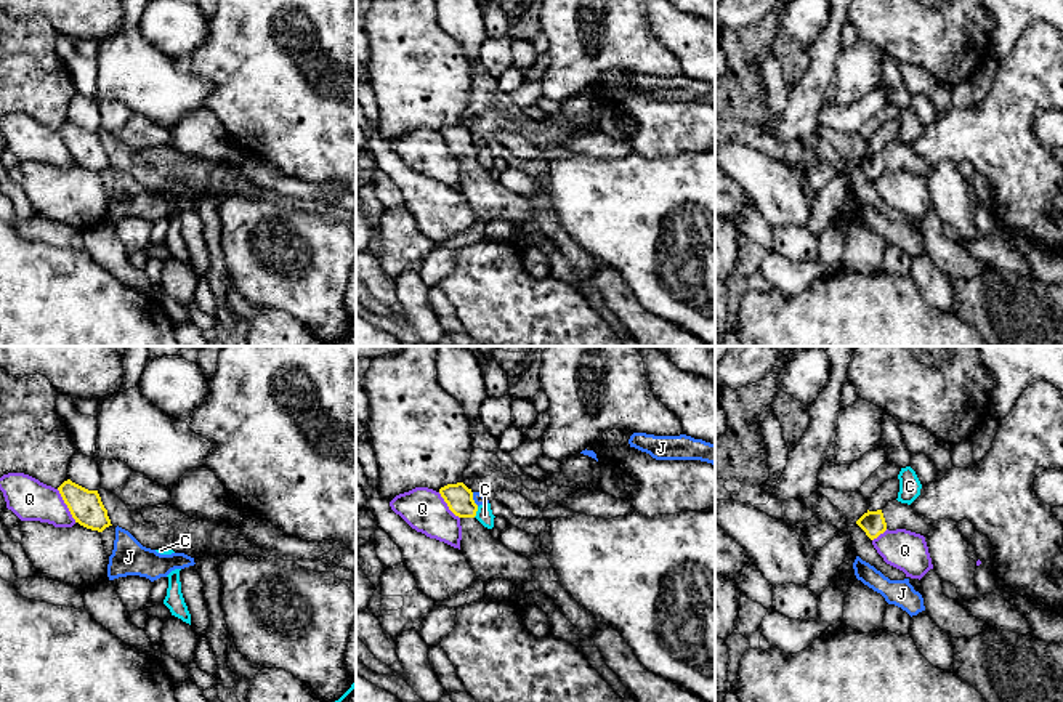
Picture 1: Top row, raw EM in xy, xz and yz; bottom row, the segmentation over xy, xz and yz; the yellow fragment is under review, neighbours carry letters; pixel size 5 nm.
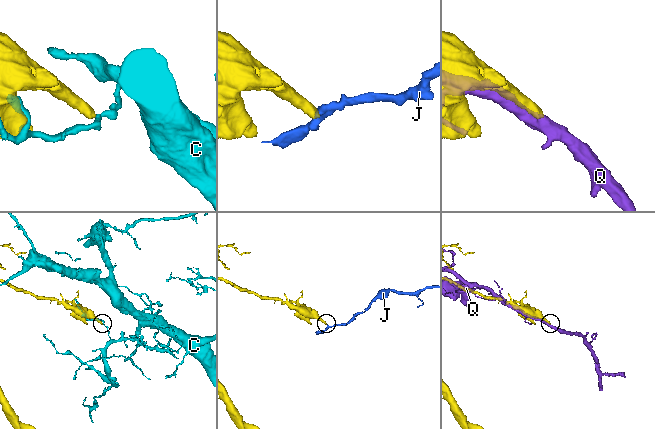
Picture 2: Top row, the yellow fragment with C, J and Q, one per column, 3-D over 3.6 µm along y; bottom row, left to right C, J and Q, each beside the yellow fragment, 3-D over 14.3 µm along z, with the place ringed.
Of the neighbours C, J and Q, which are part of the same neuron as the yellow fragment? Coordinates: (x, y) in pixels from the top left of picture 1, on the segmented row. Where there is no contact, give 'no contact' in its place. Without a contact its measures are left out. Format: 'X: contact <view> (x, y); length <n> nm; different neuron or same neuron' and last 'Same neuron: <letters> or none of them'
C: contact xz (476, 510); length 60 nm; different neuron
J: contact xz (472, 499); length 80 nm; different neuron
Q: contact xy (66, 504); length 190 nm; different neuron
Same neuron: none of them

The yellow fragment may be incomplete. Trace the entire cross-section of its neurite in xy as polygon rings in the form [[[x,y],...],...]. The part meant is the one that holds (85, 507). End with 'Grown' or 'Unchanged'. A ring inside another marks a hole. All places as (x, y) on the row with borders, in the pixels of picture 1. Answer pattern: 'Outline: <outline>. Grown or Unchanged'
Outline: [[[71,479],[64,481],[58,490],[80,526],[98,532],[112,526],[98,490],[88,490]]]. Unchanged

